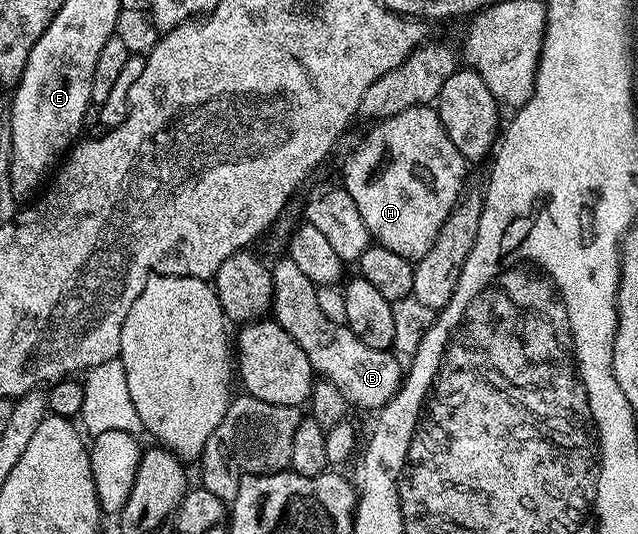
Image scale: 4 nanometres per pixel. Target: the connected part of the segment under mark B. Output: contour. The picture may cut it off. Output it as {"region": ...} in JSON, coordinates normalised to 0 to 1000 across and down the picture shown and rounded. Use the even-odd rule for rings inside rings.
{"region":[[[440,483],[434,496],[426,496],[425,507],[428,511],[426,597],[433,599],[437,610],[444,610],[444,618],[450,618],[450,625],[456,625],[456,633],[475,655],[475,663],[481,663],[492,699],[531,725],[531,734],[544,745],[552,762],[563,760],[578,768],[586,766],[586,770],[602,764],[629,725],[632,682],[629,689],[627,678],[630,680],[630,676],[614,657],[582,655],[582,648],[569,648],[569,640],[563,640],[563,633],[556,633],[556,625],[547,616],[545,607],[519,603],[519,596],[513,596],[513,588],[506,588],[505,577],[500,575],[498,534],[491,532],[487,521],[481,521],[481,513],[475,513],[475,506],[469,506],[469,498],[462,498],[462,491]]]}

